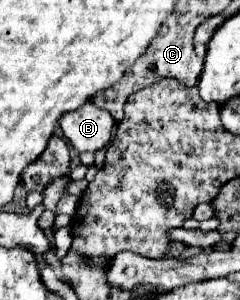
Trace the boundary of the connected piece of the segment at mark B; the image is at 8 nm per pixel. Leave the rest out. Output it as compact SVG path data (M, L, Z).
M87 100L81 108L61 118L61 130L77 152L95 152L103 148L113 134L115 120L109 112Z

